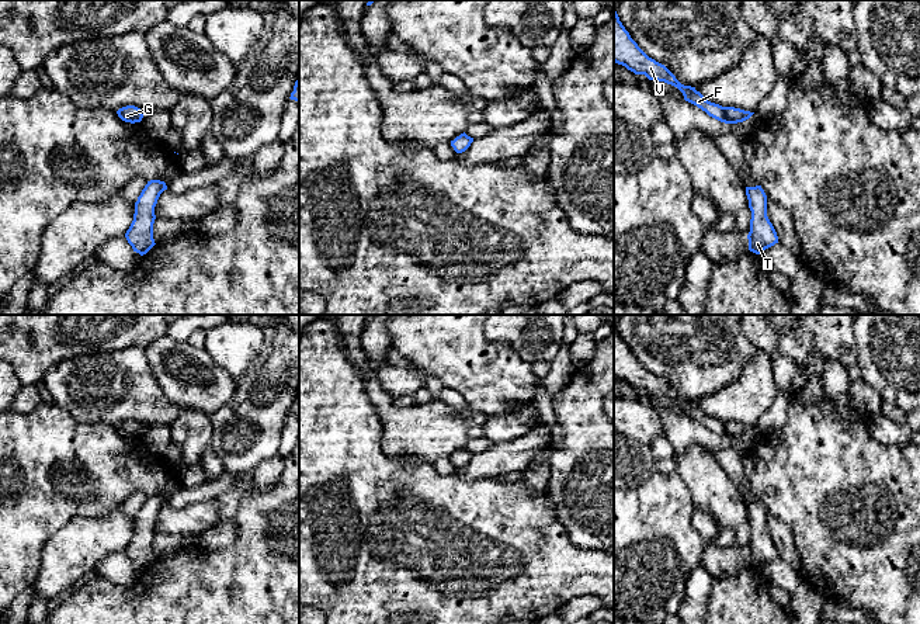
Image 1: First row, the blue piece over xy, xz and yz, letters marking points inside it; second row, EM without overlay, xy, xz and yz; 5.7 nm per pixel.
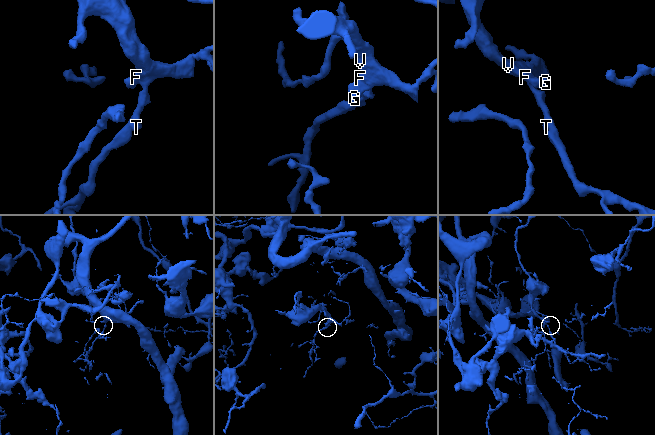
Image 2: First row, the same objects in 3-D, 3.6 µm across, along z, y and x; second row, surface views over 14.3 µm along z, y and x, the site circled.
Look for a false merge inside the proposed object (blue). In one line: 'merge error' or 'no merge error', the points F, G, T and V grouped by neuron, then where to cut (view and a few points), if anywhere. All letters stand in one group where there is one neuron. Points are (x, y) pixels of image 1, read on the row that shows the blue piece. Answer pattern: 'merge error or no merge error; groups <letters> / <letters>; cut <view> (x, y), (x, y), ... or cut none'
no merge error; groups F G T V; cut none

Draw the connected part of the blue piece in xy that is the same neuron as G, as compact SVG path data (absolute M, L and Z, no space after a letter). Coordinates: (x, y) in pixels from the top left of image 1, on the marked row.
M126 105L117 111L118 117L125 122L140 122L143 118L142 110L135 105Z

